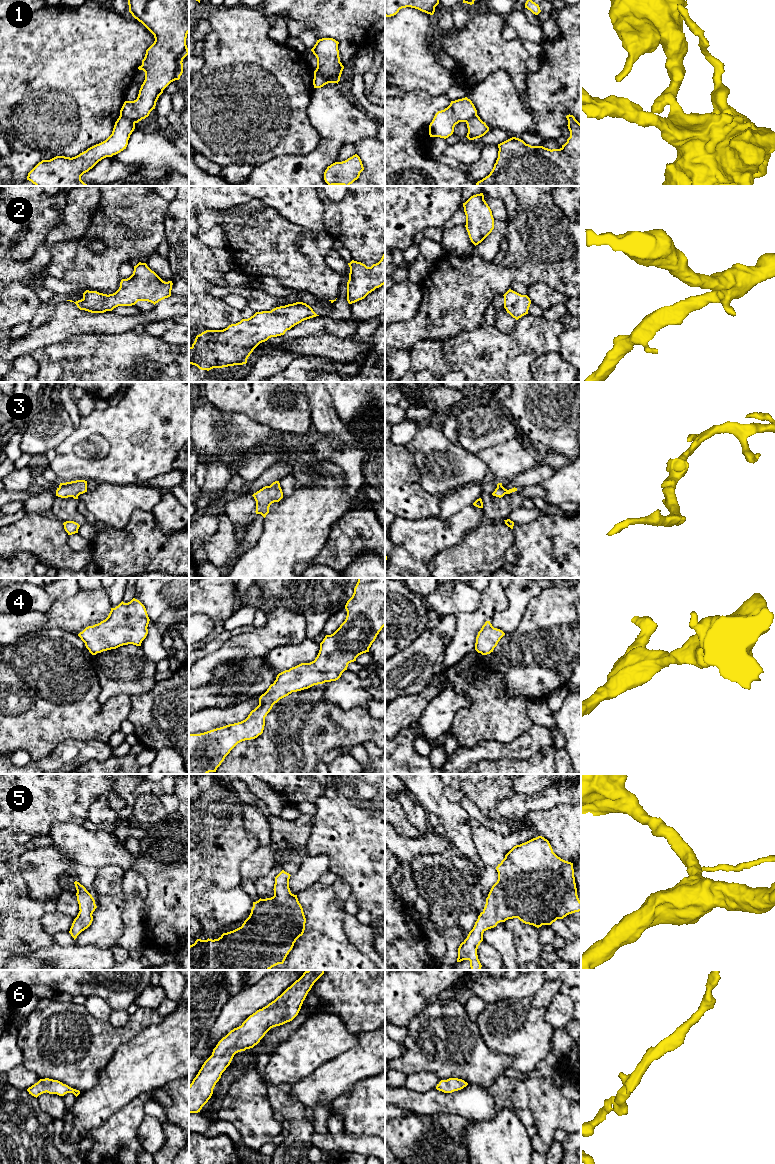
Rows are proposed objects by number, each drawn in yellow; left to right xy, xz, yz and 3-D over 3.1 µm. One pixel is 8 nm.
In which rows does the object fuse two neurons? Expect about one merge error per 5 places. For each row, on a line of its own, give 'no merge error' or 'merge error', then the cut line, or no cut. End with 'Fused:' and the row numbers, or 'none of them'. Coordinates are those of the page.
1: merge error; cut xz (315, 70), (321, 73), (328, 82)
2: no merge error; cut none
3: no merge error; cut none
4: no merge error; cut none
5: no merge error; cut none
6: no merge error; cut none
Fused: 1

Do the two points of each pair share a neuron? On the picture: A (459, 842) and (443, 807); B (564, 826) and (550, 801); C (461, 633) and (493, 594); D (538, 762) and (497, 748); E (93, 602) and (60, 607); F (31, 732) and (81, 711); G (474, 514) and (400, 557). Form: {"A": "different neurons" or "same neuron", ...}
{"A": "same neuron", "B": "different neurons", "C": "same neuron", "D": "different neurons", "E": "same neuron", "F": "same neuron", "G": "same neuron"}

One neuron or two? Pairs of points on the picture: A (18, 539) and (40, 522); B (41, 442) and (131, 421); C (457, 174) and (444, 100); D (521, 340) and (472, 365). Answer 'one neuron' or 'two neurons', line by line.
A: one neuron
B: two neurons
C: one neuron
D: one neuron

